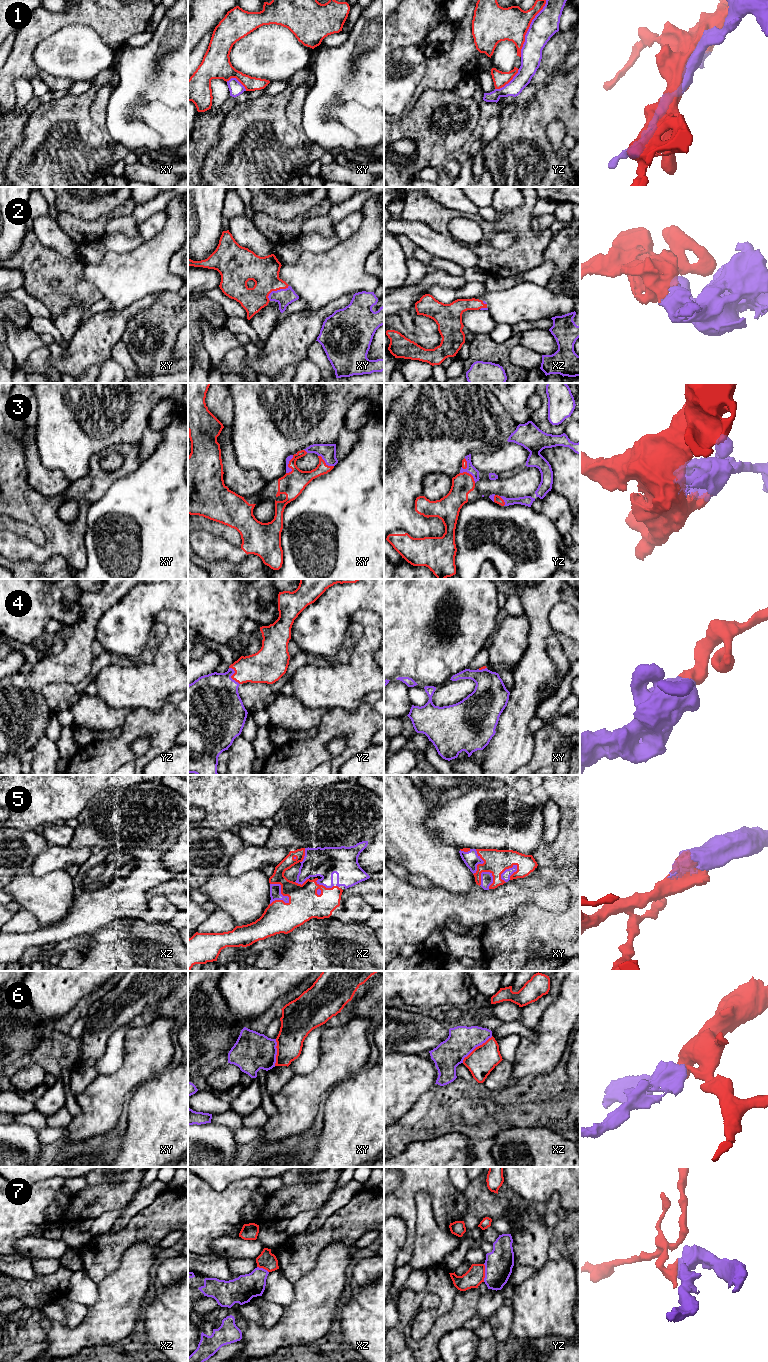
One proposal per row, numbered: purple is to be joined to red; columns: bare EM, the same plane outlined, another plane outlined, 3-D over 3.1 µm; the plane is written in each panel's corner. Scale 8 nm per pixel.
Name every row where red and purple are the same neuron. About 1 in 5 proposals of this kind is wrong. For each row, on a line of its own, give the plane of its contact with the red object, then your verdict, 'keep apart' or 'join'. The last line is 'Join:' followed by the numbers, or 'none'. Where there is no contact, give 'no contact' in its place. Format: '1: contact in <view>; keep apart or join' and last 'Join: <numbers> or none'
1: contact in yz; keep apart
2: contact in xy; join
3: contact in xy; join
4: contact in yz; join
5: contact in xz; join
6: contact in xz; keep apart
7: contact in yz; keep apart
Join: 2, 3, 4, 5

